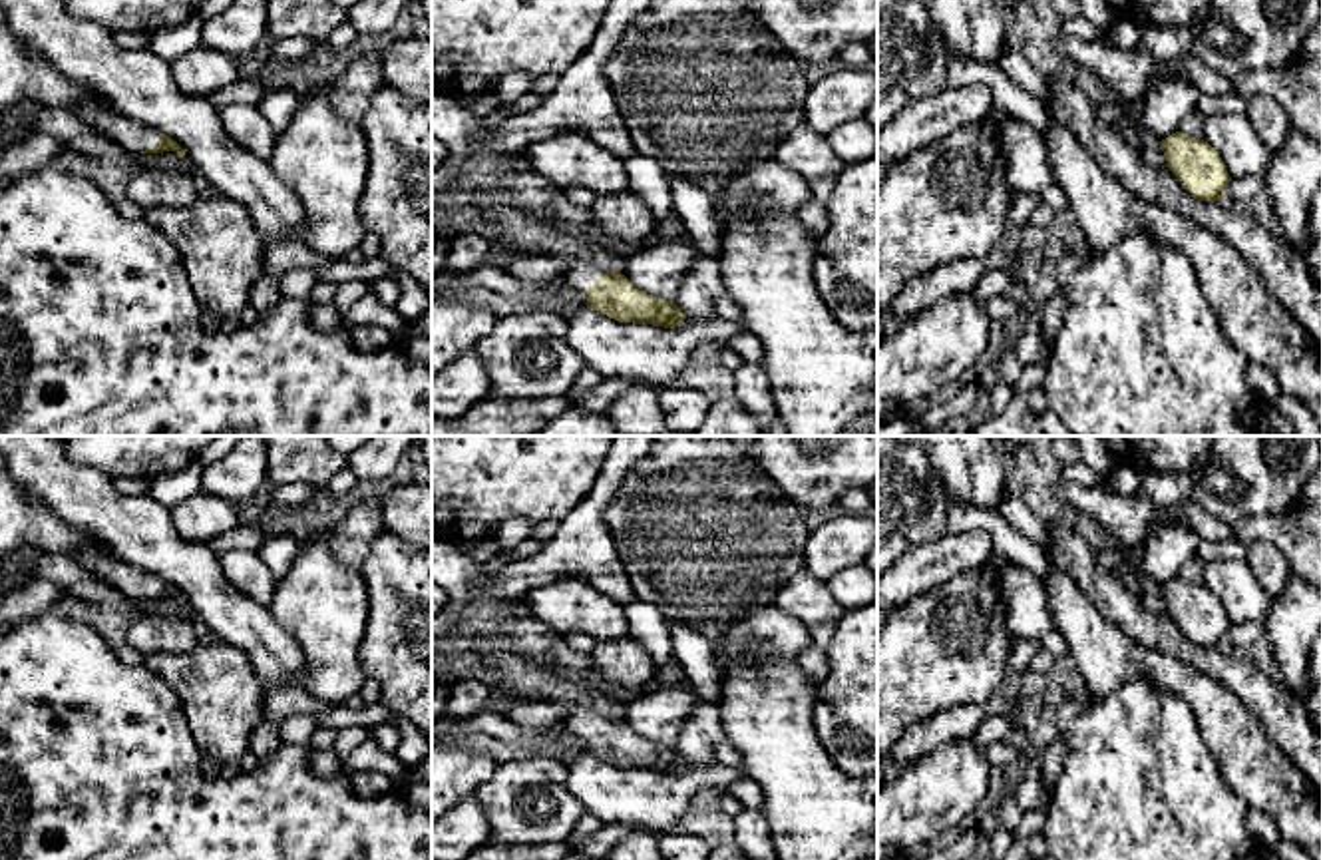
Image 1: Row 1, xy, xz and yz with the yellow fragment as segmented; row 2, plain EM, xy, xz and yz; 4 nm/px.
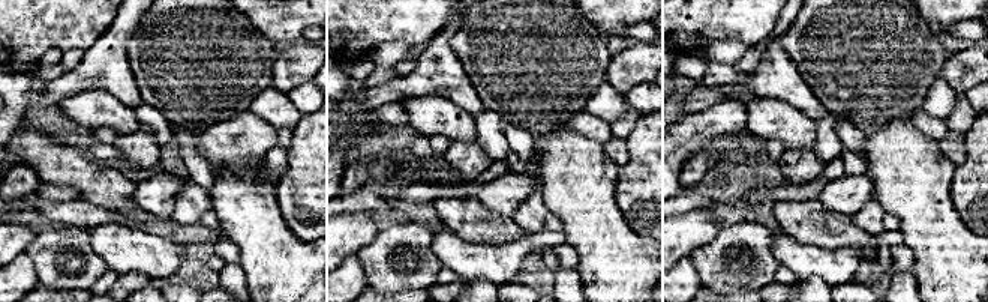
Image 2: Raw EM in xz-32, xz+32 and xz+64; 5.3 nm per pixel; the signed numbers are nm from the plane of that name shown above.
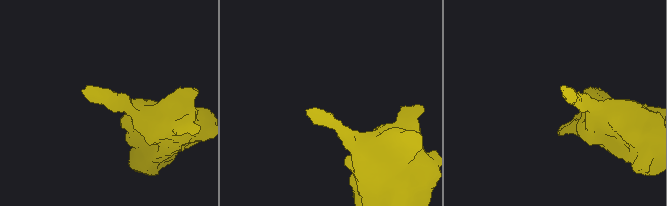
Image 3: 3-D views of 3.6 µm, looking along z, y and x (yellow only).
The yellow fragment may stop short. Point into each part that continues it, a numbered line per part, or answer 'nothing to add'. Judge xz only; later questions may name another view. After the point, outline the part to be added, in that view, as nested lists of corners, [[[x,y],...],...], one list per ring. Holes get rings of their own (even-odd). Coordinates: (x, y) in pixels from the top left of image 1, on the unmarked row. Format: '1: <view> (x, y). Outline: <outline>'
1: xz (520, 677). Outline: [[[464,635],[452,653],[489,669],[499,681],[499,695],[513,701],[547,701],[567,711],[565,729],[585,737],[599,723],[615,717],[615,699],[599,689],[561,677],[545,657],[493,653],[489,635]]]

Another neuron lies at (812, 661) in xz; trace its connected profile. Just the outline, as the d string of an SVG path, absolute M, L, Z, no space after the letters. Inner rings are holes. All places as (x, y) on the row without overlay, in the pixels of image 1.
M812 643L796 657L800 669L814 681L818 687L830 671L828 651Z

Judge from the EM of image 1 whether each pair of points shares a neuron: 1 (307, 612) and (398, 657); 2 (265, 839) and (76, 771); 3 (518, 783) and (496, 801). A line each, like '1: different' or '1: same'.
1: different
2: same
3: same

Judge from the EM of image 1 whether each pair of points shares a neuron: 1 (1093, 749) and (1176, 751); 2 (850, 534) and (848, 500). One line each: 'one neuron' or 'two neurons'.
1: one neuron
2: two neurons

